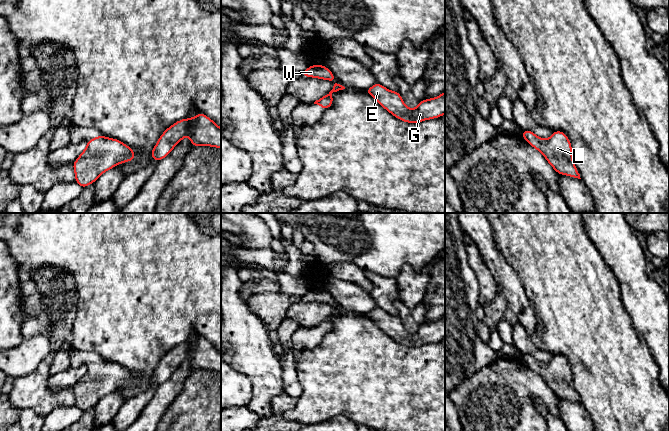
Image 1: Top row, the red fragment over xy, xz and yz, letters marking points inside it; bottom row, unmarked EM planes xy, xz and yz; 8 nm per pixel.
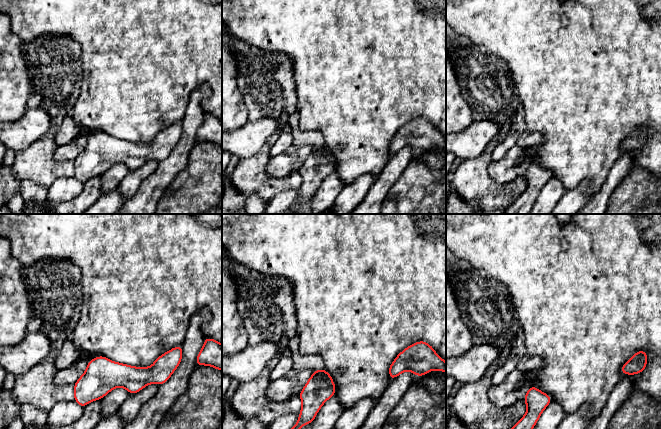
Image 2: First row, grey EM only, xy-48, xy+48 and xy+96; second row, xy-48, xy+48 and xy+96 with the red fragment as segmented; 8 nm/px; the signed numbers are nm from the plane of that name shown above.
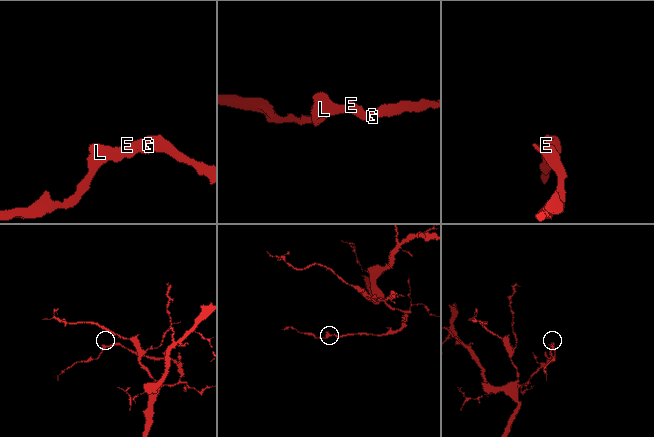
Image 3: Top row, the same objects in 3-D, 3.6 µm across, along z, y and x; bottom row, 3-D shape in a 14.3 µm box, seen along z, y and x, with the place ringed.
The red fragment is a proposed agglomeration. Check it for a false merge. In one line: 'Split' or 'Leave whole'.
Leave whole

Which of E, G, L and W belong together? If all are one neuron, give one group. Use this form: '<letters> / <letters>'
E G L W

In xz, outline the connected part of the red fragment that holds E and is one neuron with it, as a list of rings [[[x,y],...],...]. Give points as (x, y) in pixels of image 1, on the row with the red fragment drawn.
[[[379,83],[368,88],[366,92],[389,113],[407,123],[435,119],[445,114],[445,92],[435,98],[422,100],[415,109],[405,105],[398,91],[392,92]]]

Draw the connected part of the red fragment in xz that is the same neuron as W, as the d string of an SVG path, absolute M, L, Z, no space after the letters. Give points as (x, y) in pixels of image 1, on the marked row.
M312 65L302 72L303 77L313 77L323 80L334 81L336 78L334 74L324 65Z

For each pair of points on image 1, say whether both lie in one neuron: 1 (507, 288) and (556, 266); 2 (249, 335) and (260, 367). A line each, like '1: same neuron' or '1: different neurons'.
1: different neurons
2: same neuron

